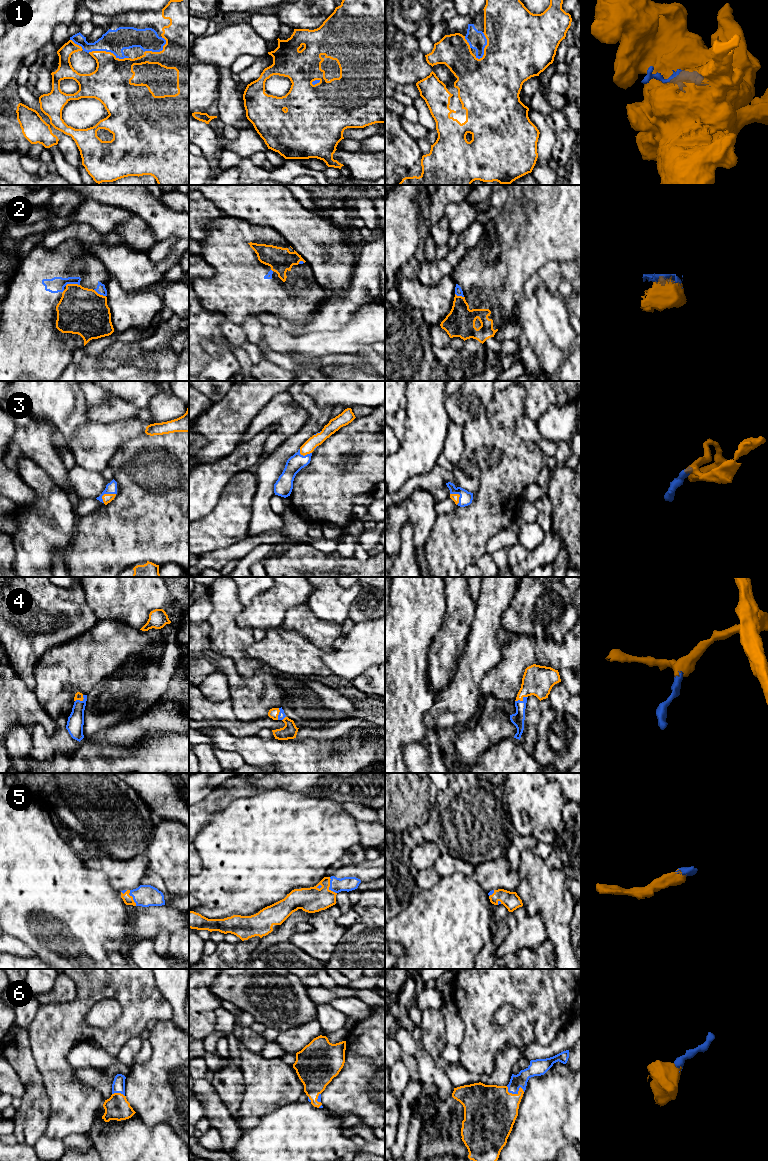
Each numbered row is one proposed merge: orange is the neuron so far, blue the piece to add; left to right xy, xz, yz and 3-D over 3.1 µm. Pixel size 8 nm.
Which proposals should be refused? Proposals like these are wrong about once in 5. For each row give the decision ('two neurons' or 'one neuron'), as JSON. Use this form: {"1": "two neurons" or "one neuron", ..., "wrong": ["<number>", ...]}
{"1": "one neuron", "2": "one neuron", "3": "one neuron", "4": "one neuron", "5": "one neuron", "6": "one neuron", "wrong": []}

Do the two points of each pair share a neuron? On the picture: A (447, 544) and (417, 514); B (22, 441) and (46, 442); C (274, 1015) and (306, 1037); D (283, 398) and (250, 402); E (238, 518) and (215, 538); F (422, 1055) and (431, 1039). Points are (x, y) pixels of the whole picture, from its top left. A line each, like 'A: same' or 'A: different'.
A: different
B: same
C: different
D: different
E: same
F: different

